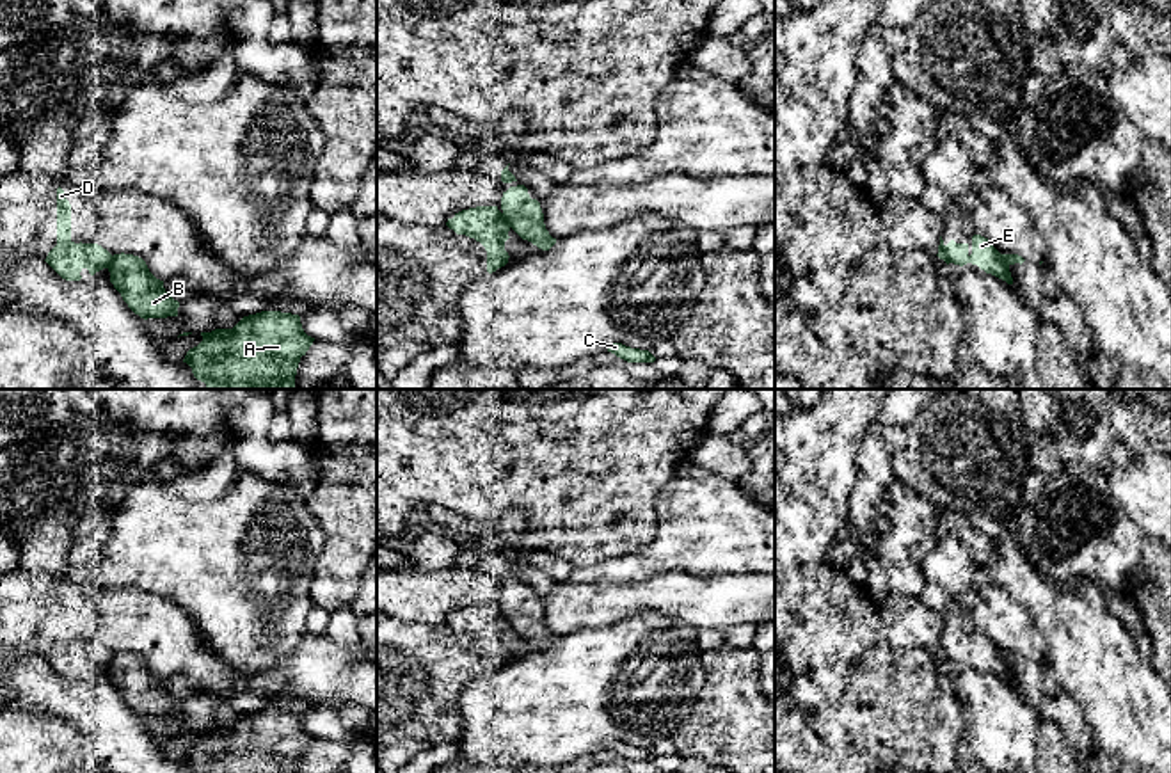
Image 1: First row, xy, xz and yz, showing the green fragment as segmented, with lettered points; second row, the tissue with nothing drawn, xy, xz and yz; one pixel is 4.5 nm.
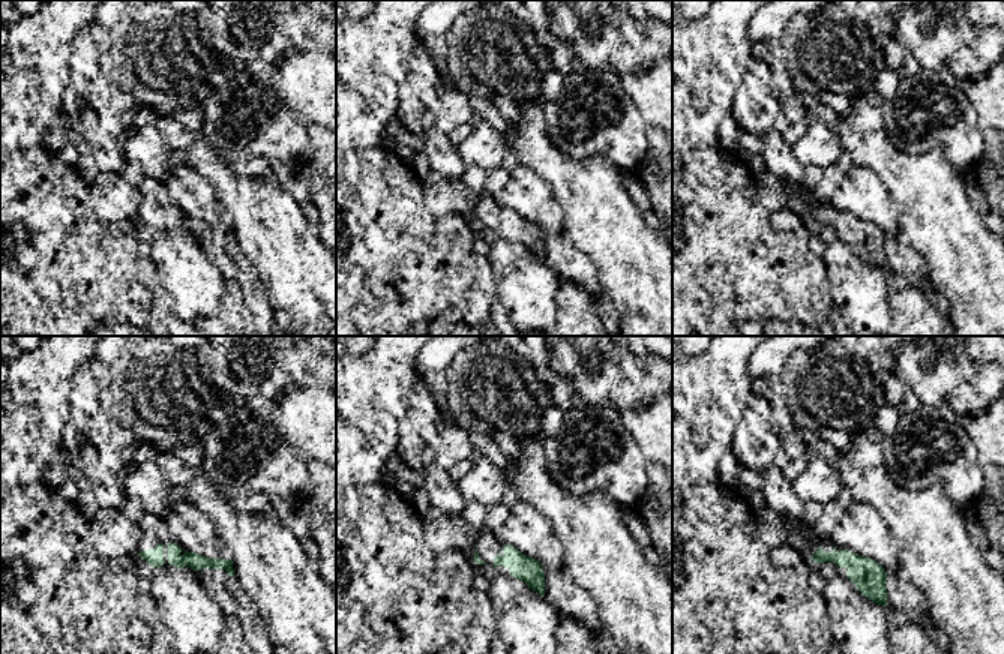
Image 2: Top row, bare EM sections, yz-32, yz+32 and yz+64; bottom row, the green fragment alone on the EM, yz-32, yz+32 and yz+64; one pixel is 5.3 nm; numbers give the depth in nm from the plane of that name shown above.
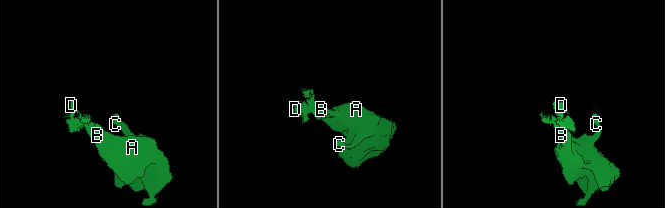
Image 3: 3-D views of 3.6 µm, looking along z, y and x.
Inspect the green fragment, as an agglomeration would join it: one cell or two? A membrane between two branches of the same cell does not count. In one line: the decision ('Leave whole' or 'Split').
Split

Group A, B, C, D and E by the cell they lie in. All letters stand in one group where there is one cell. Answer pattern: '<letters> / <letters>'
A B C E / D

